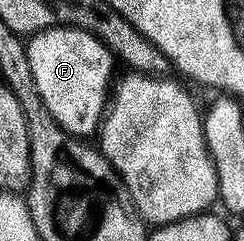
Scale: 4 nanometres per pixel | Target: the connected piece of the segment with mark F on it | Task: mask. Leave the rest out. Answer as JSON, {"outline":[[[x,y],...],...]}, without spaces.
{"outline":[[[46,28],[26,41],[26,49],[35,91],[49,114],[68,135],[94,137],[108,107],[116,75],[117,61],[110,50],[80,28]]]}

